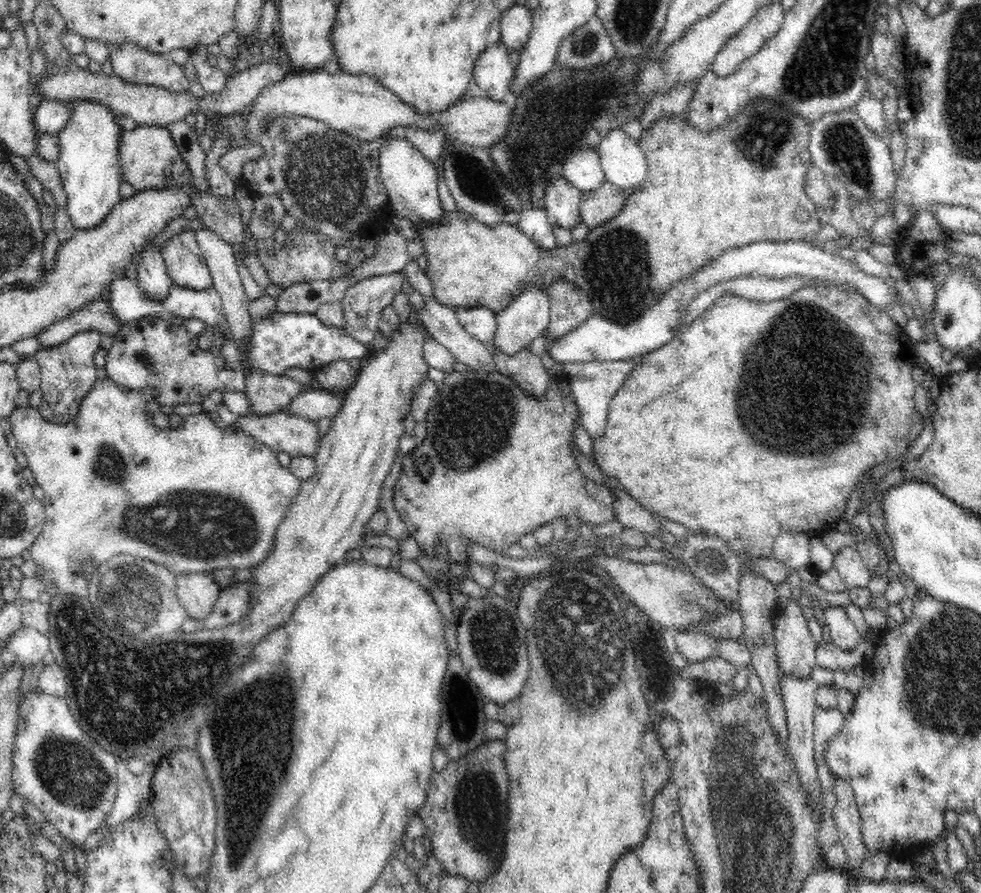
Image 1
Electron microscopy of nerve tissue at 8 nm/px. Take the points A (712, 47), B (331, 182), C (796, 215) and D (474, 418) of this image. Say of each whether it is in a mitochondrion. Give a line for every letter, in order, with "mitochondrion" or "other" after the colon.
A: other
B: mitochondrion
C: other
D: mitochondrion

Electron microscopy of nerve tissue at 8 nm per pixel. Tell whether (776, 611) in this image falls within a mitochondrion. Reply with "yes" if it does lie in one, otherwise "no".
no

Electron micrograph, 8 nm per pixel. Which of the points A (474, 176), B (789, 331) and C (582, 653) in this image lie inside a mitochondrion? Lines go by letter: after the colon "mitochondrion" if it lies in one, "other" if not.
A: mitochondrion
B: mitochondrion
C: mitochondrion

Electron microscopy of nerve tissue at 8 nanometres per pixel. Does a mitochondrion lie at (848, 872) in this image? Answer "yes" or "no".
no

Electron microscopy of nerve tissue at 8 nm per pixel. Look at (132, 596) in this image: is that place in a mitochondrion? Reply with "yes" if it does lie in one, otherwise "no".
yes

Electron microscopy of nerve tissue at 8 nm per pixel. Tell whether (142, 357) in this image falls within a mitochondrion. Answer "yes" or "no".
yes

